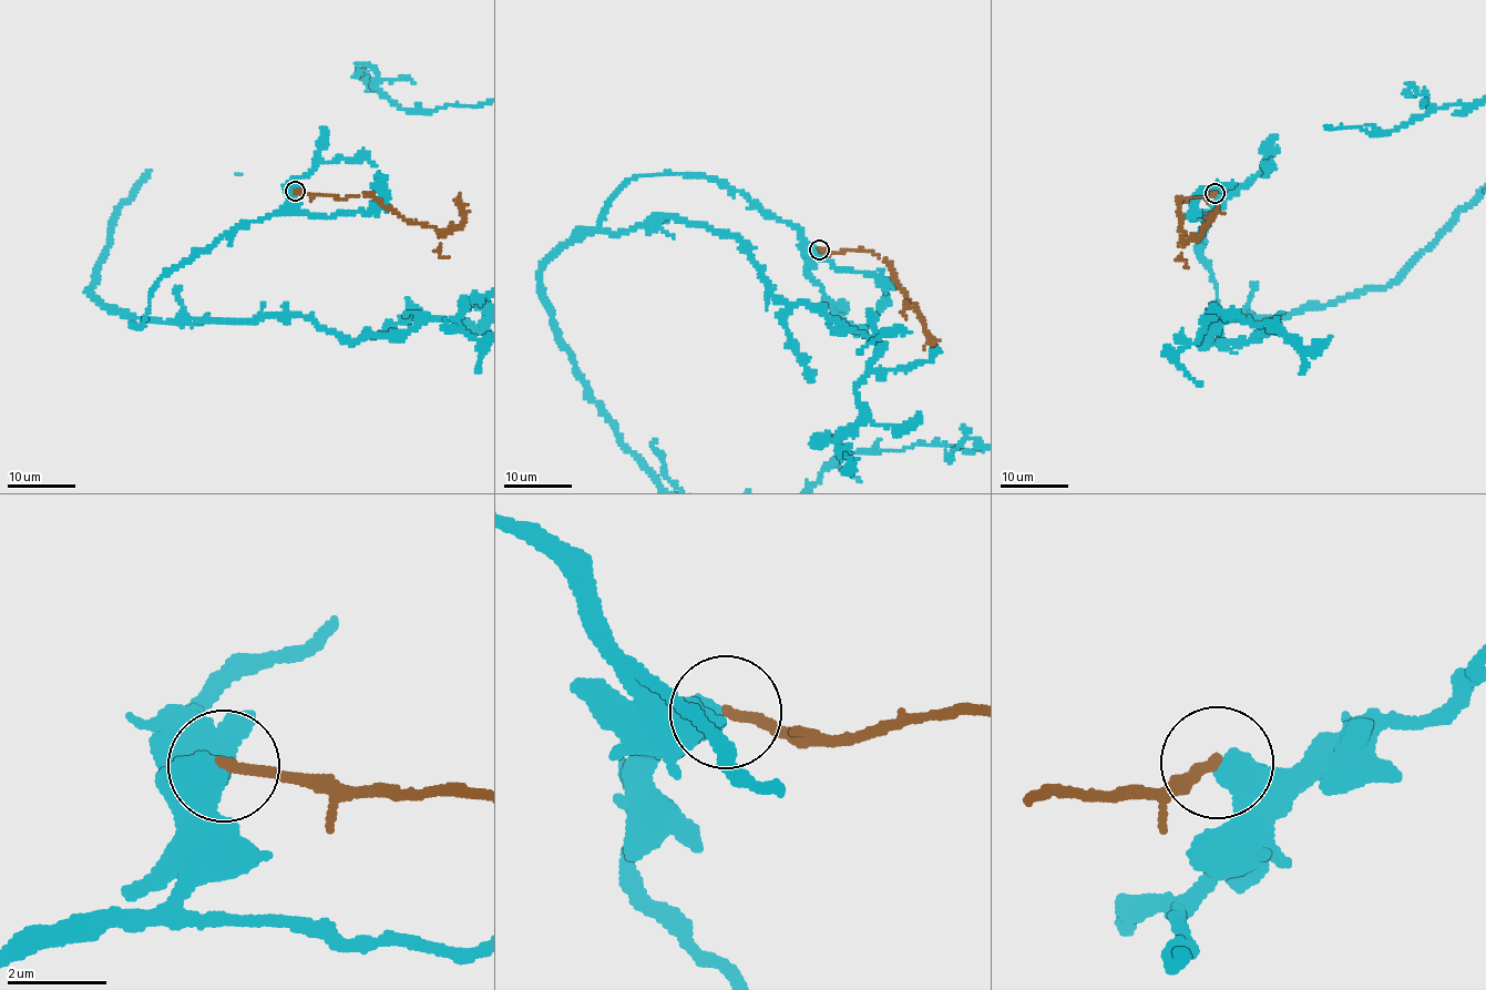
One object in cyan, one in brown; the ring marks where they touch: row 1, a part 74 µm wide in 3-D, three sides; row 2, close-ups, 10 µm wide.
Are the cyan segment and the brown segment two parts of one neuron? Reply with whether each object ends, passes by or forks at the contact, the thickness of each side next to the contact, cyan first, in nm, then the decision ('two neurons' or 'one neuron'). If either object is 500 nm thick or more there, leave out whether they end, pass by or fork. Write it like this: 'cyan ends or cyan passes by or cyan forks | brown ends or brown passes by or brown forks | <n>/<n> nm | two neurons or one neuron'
600/200 nm | two neurons

